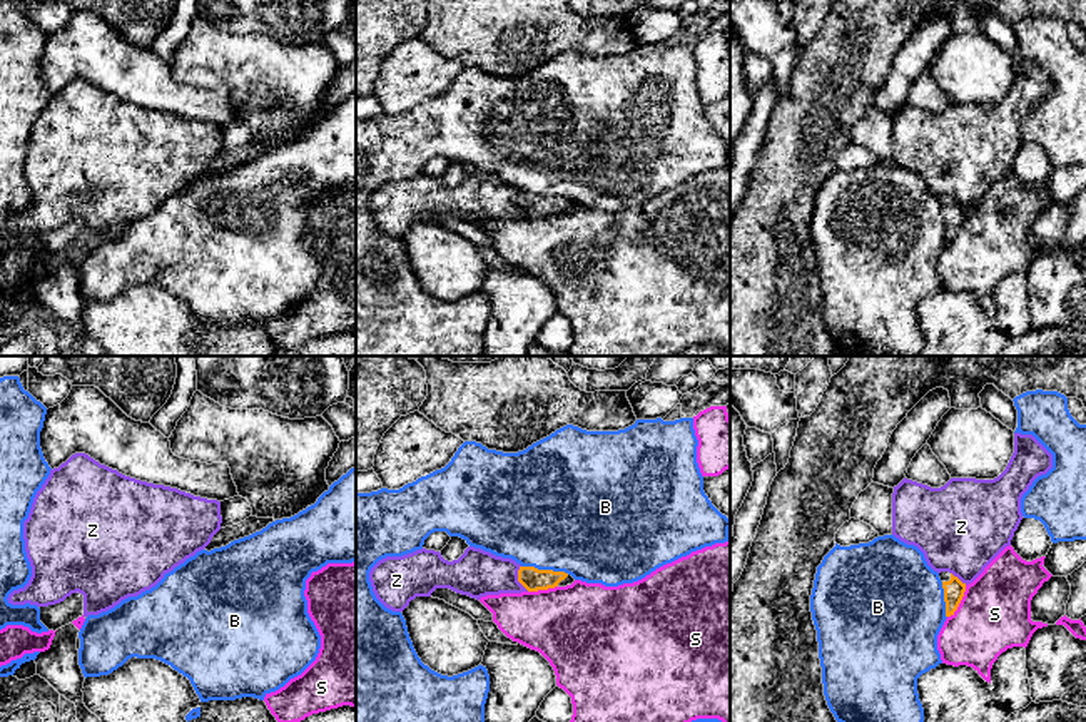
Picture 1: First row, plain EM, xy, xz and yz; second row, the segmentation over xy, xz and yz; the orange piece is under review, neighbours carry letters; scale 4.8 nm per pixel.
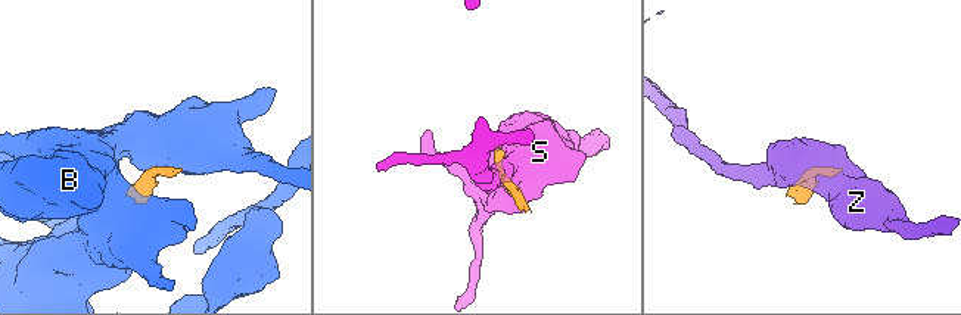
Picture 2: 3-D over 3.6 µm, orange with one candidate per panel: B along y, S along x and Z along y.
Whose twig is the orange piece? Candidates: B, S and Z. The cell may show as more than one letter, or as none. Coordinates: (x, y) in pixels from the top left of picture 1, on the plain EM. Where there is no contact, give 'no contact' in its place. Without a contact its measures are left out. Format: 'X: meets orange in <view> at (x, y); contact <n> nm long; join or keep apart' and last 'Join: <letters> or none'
B: meets orange in xz at (545, 196); contact 240 nm long; keep apart
S: meets orange in yz at (959, 228); contact 180 nm long; keep apart
Z: meets orange in xz at (518, 204); contact 130 nm long; keep apart
Join: none

